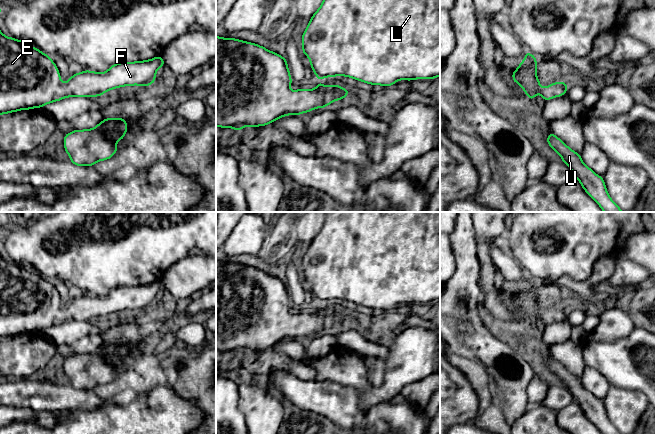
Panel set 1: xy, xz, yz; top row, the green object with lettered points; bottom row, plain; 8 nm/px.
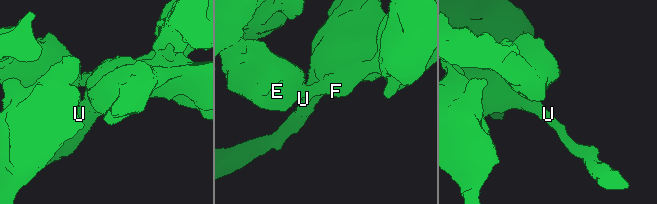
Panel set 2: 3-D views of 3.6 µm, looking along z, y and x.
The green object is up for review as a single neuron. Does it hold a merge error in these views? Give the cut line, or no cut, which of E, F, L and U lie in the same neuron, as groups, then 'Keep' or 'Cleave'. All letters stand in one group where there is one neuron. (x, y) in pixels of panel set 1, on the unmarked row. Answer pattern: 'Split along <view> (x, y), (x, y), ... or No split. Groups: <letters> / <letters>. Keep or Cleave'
No split. Groups: E F L U. Keep

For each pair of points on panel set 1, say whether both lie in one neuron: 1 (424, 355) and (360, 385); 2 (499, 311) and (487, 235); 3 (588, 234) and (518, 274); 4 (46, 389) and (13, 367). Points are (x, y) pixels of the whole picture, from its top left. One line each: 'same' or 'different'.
1: same
2: same
3: different
4: different

